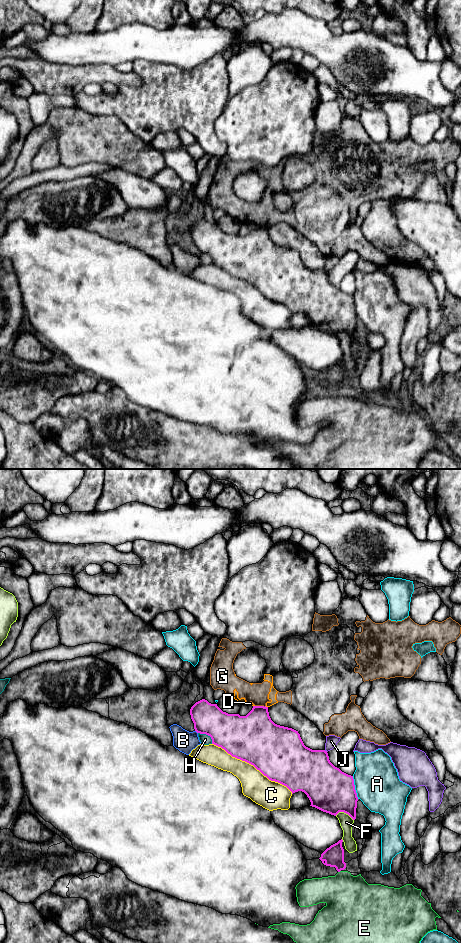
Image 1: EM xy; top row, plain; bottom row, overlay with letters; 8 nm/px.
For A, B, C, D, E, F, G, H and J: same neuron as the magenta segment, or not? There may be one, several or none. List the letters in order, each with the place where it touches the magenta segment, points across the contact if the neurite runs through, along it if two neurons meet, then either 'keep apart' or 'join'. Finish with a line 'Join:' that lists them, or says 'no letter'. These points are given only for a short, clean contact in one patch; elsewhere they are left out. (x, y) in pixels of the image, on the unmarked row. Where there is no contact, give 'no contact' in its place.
A: contact xy (354, 307); keep apart
B: contact xy (196, 251); border xy (195, 250), (197, 253); keep apart
C: contact xy (252, 284); keep apart
D: contact xy (265, 226); border xy (265, 226), (267, 227); keep apart
E: contact xy (339, 391); border xy (340, 390), (338, 392); keep apart
F: contact xy (344, 332); keep apart
G: contact xy (260, 226); keep apart
H: contact xy (207, 254); keep apart
J: contact xy (326, 271); keep apart
Join: no letter

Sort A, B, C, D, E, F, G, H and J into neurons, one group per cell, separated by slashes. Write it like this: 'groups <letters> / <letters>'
groups A / B / C / D G / E / F / H / J

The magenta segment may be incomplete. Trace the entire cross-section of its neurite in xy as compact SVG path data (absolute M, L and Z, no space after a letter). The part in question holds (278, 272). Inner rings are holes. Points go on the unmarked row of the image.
M202 219L190 229L197 253L211 257L212 264L221 267L232 277L253 285L269 300L286 306L292 314L304 312L312 327L336 336L339 332L356 339L357 313L353 296L342 292L329 280L327 271L306 267L298 251L275 244L268 227L253 226L246 236L223 232L217 224Z

